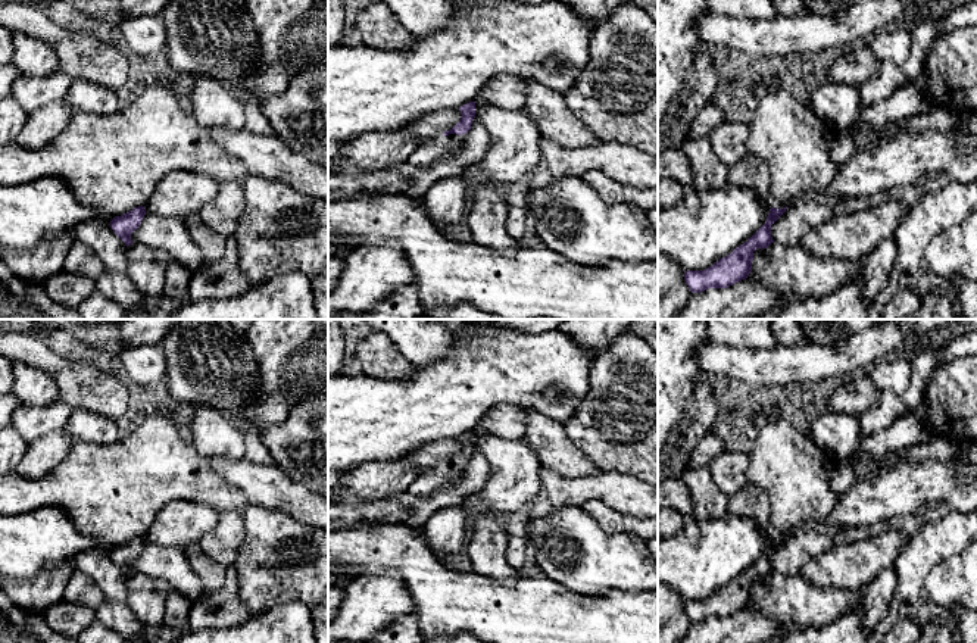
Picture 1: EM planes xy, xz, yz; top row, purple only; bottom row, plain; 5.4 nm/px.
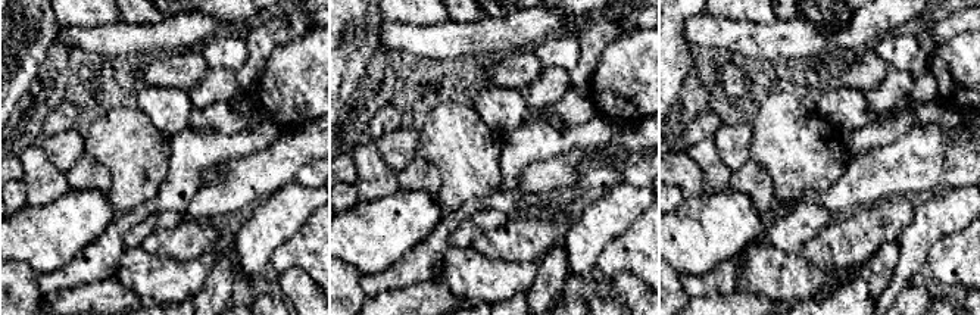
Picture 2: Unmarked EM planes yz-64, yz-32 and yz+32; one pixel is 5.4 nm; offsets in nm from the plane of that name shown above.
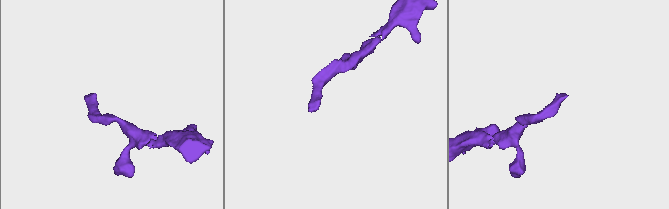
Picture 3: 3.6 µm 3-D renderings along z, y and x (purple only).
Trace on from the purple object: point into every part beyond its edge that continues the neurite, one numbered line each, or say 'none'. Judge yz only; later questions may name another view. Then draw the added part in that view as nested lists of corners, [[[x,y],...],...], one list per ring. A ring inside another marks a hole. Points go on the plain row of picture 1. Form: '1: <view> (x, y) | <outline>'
none

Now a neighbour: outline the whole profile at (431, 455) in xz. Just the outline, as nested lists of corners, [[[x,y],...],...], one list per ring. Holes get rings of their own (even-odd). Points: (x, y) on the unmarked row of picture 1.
[[[440,440],[428,441],[419,447],[412,449],[406,456],[413,462],[419,475],[425,475],[443,466],[444,461],[452,459],[461,450],[461,440]]]

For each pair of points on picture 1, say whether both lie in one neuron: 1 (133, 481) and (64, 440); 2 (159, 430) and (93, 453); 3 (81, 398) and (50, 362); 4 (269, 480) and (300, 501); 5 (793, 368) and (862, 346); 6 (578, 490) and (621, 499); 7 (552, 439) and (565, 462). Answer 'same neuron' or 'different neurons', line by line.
1: different neurons
2: same neuron
3: same neuron
4: same neuron
5: same neuron
6: same neuron
7: same neuron

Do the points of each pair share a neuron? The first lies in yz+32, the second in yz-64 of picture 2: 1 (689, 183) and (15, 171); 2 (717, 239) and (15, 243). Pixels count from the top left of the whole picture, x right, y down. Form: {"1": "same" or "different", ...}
{"1": "same", "2": "same"}

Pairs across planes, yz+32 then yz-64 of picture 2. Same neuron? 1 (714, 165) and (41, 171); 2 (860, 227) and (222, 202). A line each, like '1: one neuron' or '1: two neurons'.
1: one neuron
2: two neurons

